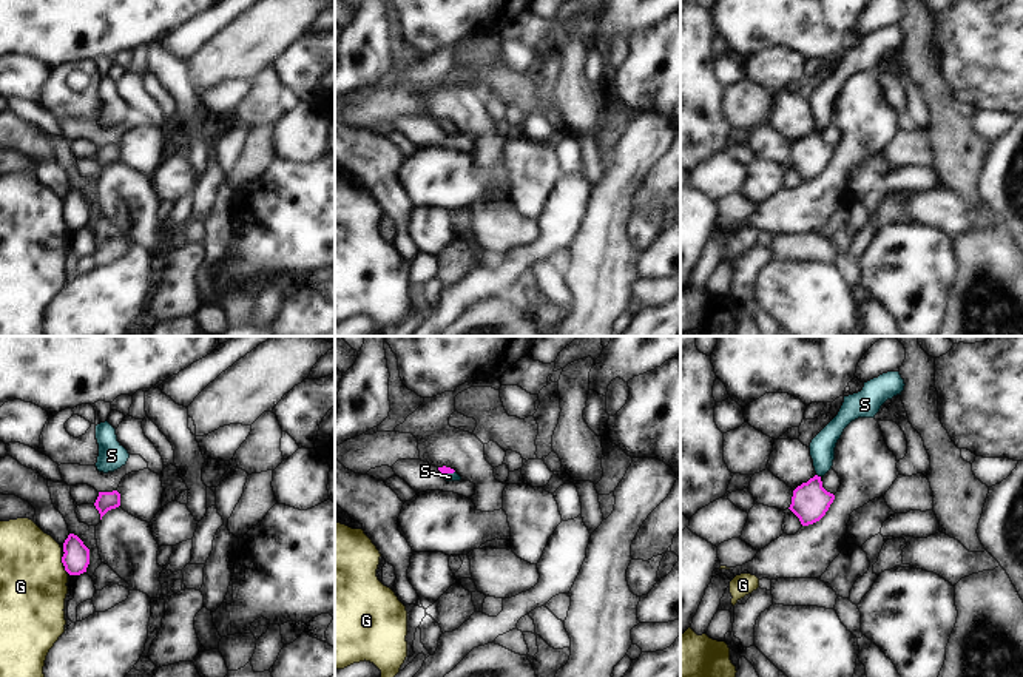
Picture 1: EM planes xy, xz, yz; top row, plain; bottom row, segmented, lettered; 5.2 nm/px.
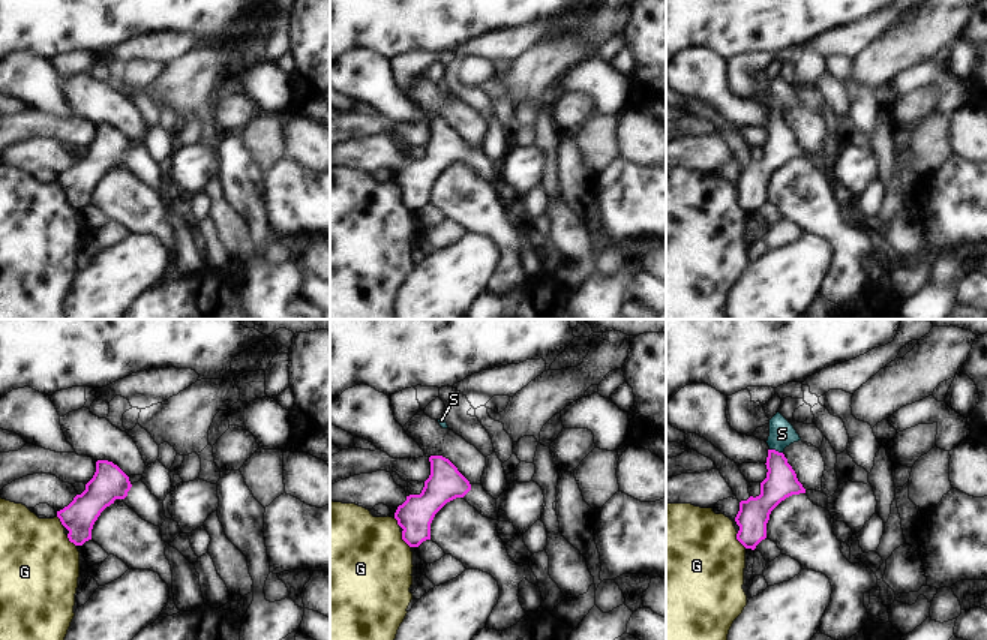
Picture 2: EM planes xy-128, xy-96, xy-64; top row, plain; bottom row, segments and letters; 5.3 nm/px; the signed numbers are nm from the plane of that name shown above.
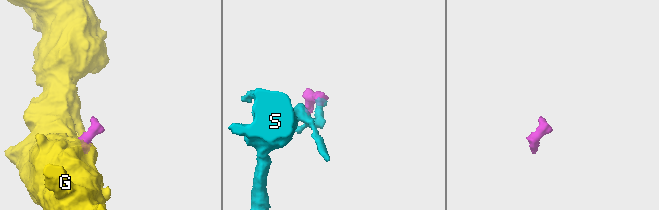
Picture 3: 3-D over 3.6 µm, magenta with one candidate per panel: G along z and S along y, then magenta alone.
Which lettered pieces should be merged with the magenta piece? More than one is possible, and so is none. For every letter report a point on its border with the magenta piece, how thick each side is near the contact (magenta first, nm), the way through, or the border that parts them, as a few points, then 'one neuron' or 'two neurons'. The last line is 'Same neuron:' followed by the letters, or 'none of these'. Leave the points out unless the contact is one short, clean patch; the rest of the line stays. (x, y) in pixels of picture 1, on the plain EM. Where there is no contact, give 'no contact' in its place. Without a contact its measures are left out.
G: xy (62, 216) | 140/360 nm | along xy (60, 212), (64, 219) | two neurons
S: yz (817, 130) | 200/130 nm | across yz (810, 156), (817, 130), (823, 119), (823, 101) | one neuron
Same neuron: S

